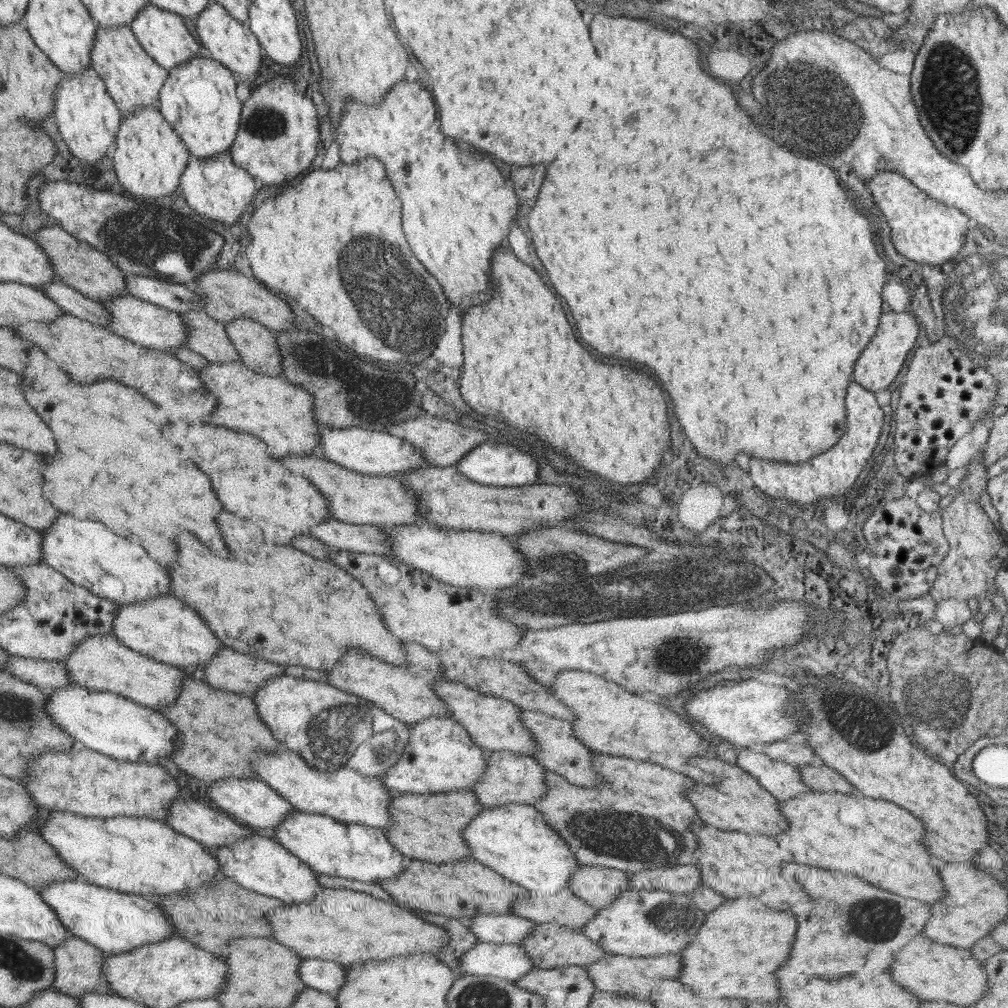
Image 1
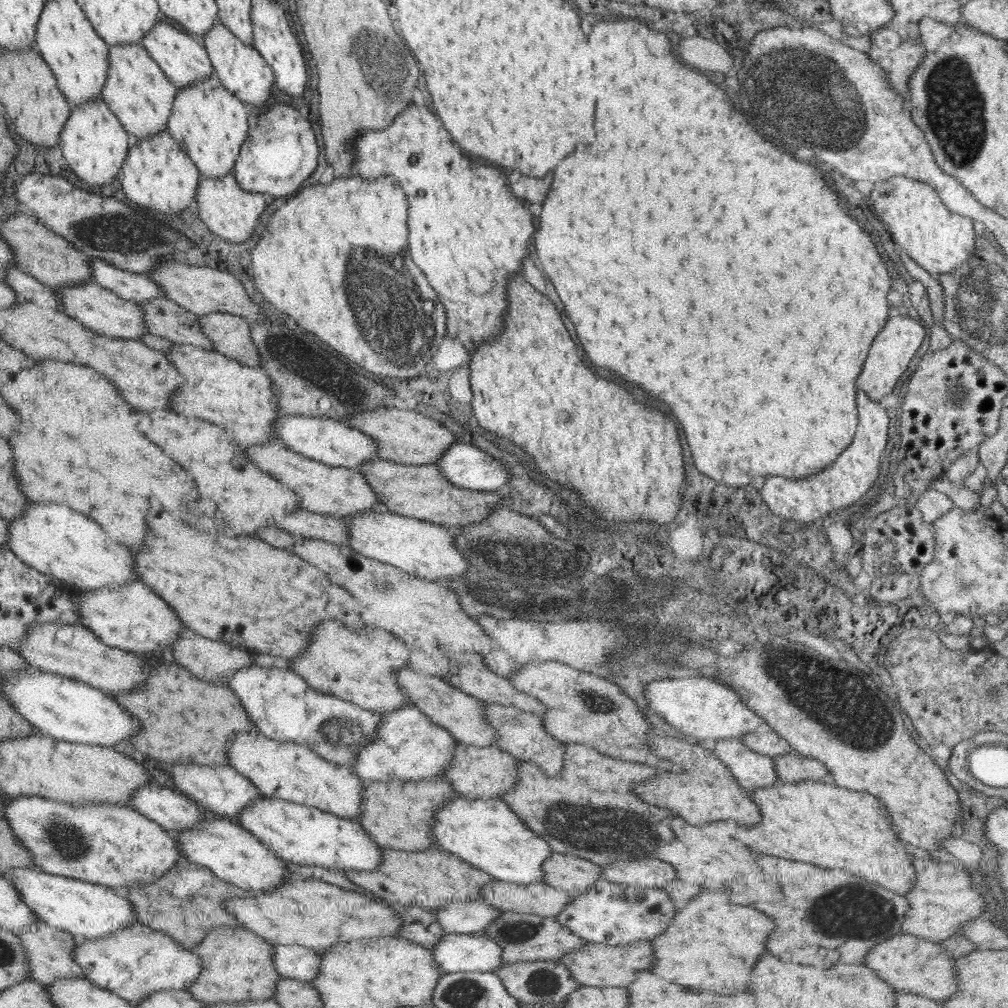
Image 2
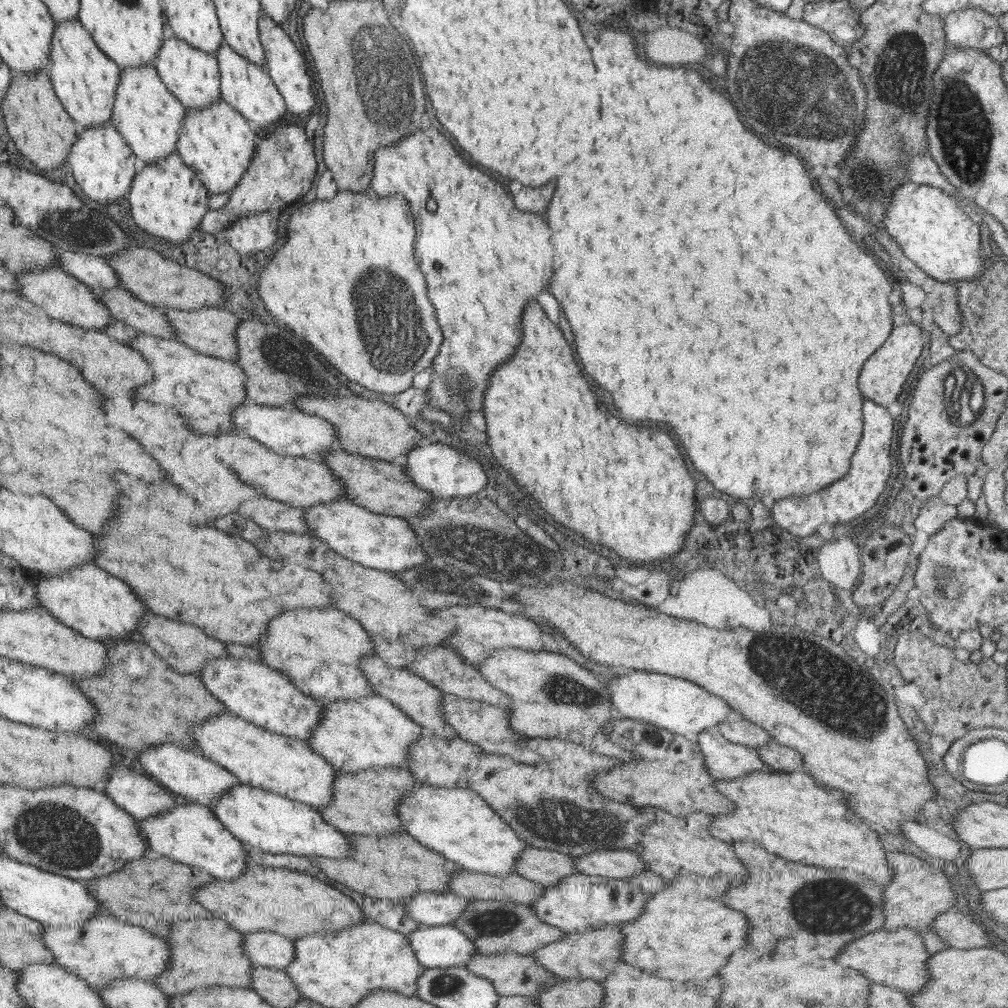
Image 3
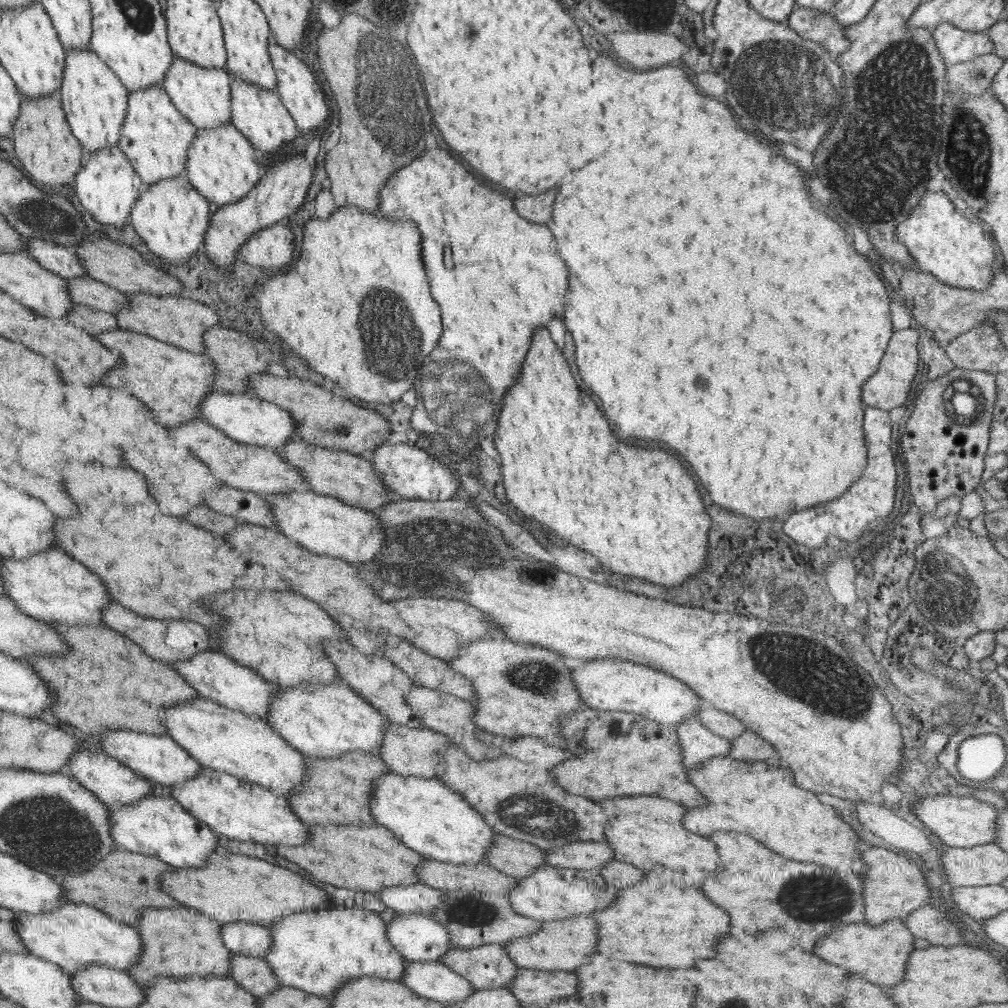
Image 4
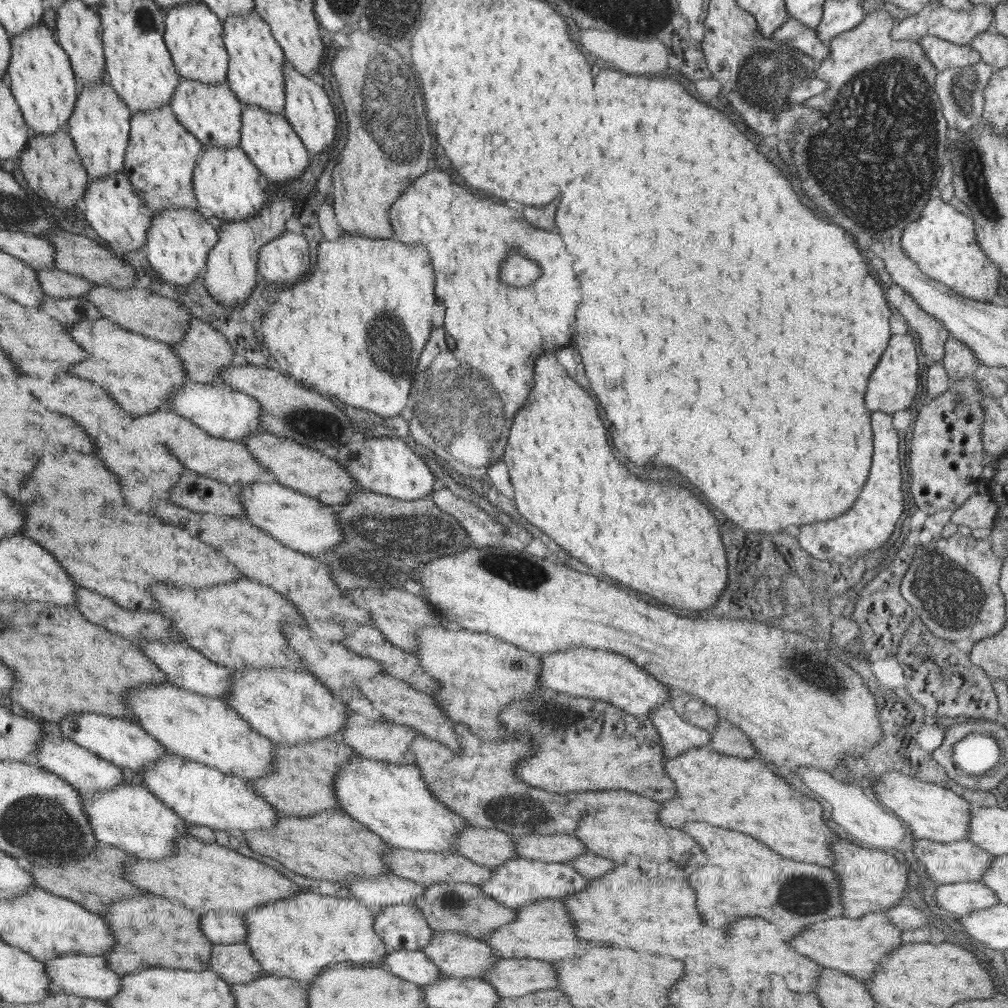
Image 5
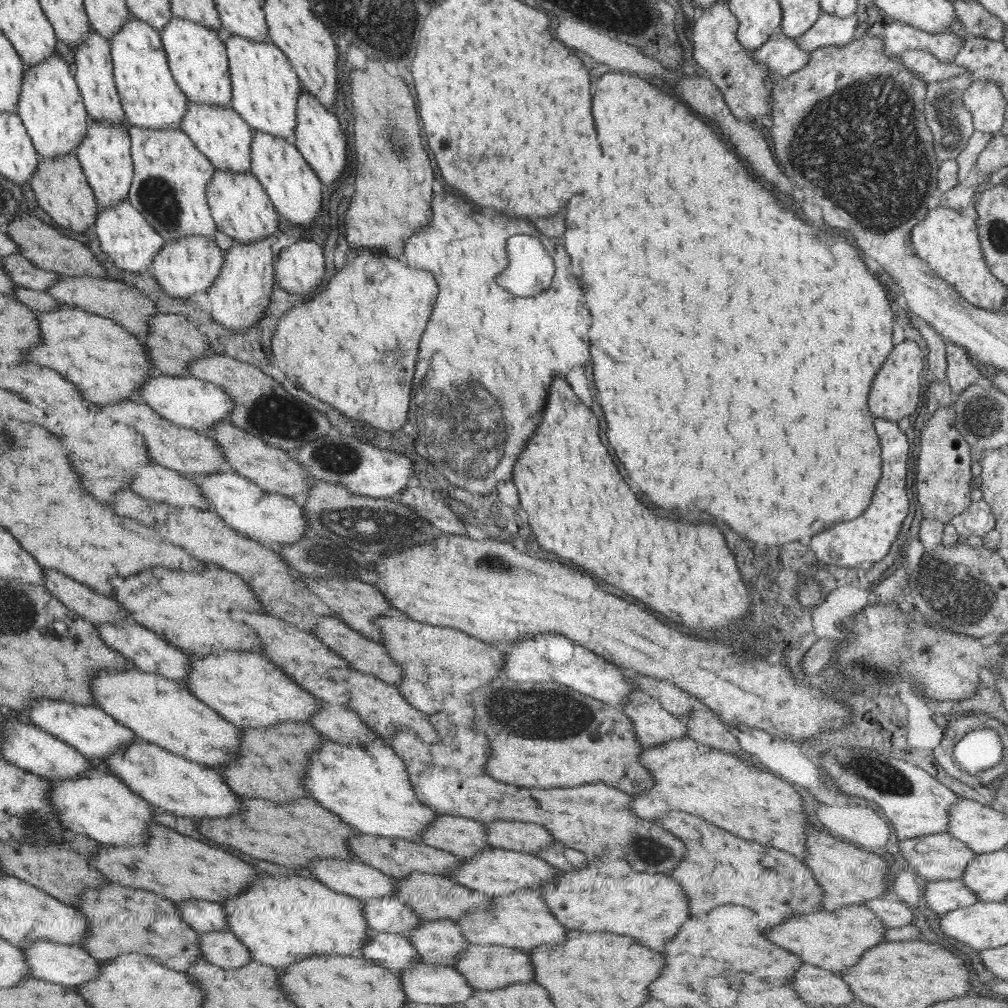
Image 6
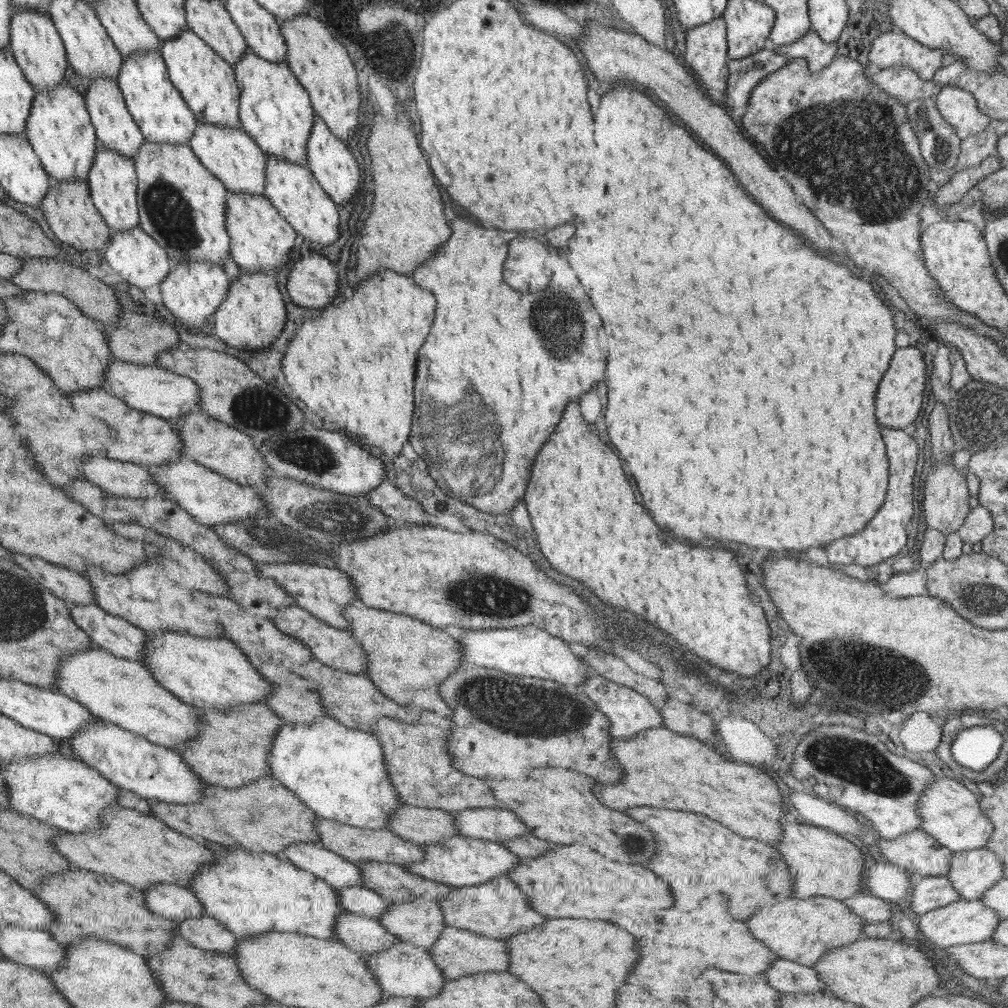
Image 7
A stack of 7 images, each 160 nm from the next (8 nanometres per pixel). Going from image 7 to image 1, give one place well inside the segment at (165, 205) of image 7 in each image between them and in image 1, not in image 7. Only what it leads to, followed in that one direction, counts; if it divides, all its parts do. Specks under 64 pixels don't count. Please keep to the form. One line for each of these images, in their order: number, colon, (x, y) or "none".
1: (134, 79)
2: (136, 89)
3: (146, 113)
4: (156, 136)
5: (161, 157)
6: (171, 174)

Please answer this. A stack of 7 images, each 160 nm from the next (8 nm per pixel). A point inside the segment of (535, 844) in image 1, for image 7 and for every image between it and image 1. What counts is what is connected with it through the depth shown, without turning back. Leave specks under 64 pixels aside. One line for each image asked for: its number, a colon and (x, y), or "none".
2: (487, 833)
3: (457, 822)
4: (436, 821)
5: (394, 801)
6: (369, 787)
7: (340, 772)

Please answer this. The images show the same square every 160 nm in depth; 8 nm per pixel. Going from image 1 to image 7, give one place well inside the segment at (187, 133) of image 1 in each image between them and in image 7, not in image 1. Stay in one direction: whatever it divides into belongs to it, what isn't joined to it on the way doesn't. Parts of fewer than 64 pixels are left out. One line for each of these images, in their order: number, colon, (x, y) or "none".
2: (209, 122)
3: (217, 142)
4: (222, 164)
5: (226, 182)
6: (241, 209)
7: (262, 239)

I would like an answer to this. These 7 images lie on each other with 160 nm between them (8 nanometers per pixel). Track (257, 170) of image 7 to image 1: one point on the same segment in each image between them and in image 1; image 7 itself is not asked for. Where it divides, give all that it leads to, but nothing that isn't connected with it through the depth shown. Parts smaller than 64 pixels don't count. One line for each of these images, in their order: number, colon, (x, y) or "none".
1: (164, 34)
2: (184, 59)
3: (193, 75)
4: (203, 94)
5: (212, 112)
6: (220, 132)

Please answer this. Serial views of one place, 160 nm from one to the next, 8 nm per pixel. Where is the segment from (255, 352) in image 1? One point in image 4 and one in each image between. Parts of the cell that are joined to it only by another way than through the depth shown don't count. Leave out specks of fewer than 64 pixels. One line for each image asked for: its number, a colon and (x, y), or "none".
2: (230, 335)
3: (212, 331)
4: (178, 320)

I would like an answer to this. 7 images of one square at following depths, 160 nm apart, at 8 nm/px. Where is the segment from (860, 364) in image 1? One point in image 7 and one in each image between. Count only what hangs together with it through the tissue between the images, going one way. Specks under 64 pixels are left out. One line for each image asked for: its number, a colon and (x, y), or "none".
2: (892, 351)
3: (884, 373)
4: (888, 388)
5: (894, 383)
6: (895, 394)
7: (900, 396)

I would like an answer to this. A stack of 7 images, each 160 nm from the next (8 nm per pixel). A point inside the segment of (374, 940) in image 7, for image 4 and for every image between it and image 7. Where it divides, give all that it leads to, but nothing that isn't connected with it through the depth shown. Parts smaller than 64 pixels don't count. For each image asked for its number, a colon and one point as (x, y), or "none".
4: (433, 980)
5: (414, 966)
6: (394, 951)

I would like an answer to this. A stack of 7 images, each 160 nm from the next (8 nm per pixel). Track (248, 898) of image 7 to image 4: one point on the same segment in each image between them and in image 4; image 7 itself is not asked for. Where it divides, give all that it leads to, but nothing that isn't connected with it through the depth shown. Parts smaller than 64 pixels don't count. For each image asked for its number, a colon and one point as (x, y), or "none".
4: (317, 951)
5: (300, 937)
6: (282, 920)

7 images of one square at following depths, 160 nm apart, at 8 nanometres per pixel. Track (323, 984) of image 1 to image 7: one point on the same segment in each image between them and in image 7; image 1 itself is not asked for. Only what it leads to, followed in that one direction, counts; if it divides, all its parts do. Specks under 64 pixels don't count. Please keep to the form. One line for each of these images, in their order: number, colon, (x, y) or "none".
2: (292, 961)
3: (267, 949)
4: (249, 939)
5: (223, 928)
6: (204, 916)
7: (176, 903)

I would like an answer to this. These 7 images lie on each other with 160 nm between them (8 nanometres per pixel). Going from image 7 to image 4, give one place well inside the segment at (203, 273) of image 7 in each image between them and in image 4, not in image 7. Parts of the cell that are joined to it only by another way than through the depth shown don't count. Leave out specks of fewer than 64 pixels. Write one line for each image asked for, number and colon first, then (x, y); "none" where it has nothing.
4: (171, 216)
5: (178, 242)
6: (182, 267)

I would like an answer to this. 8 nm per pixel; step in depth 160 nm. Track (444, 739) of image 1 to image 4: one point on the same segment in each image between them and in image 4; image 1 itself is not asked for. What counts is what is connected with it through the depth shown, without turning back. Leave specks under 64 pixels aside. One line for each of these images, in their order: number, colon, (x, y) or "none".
2: (409, 746)
3: (371, 732)
4: (325, 721)

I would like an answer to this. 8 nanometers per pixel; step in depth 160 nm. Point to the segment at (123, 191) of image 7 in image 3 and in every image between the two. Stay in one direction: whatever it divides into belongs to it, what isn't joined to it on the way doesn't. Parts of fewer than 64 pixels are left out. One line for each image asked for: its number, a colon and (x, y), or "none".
3: (85, 78)
4: (95, 100)
5: (100, 123)
6: (105, 154)

